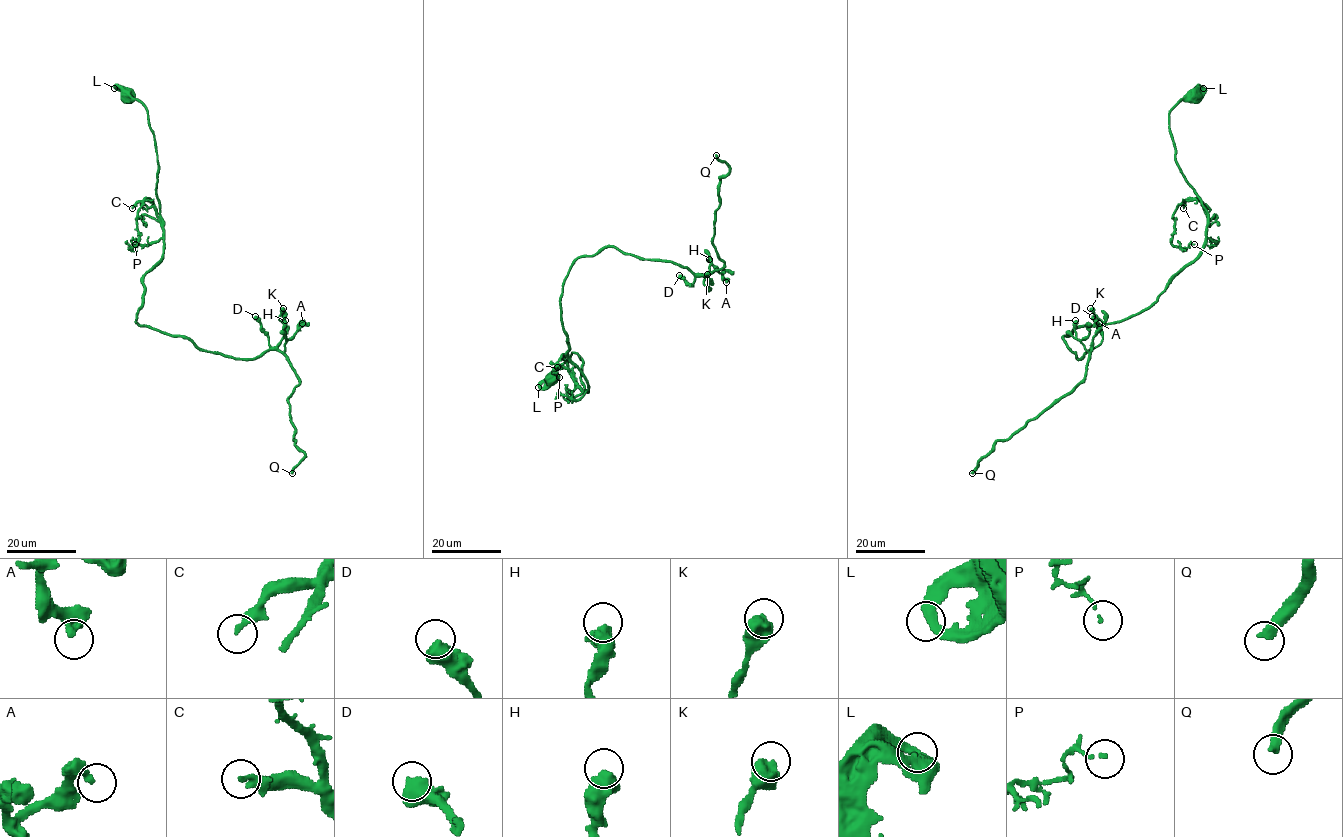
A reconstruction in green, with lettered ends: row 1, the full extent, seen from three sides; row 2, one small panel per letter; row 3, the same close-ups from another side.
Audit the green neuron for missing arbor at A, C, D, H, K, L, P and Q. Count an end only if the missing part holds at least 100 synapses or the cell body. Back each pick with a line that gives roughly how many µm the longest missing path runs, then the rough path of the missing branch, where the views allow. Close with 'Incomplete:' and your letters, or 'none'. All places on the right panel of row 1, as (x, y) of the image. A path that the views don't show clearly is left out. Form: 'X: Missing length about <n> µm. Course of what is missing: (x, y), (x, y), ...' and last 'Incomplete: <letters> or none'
Q: Missing length about 60 µm. Course of what is missing: (972, 473), (961, 518), (947, 527), (929, 519), (947, 519), (948, 507), (956, 506), (953, 514), (947, 510)
Incomplete: Q

